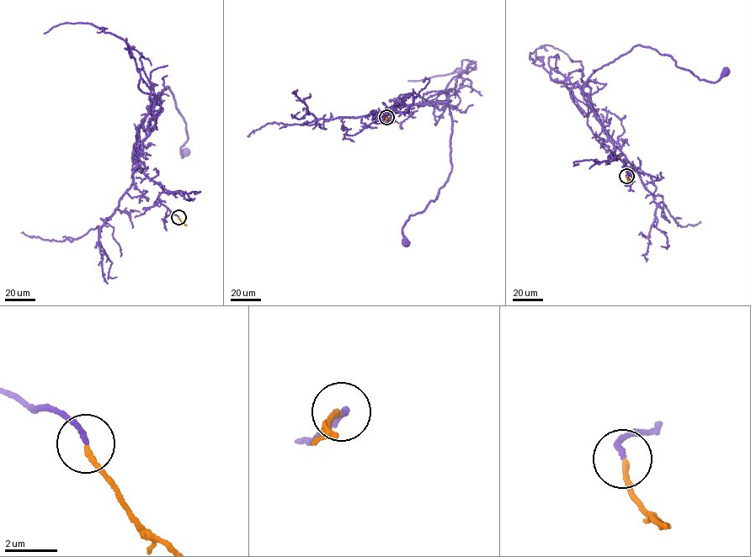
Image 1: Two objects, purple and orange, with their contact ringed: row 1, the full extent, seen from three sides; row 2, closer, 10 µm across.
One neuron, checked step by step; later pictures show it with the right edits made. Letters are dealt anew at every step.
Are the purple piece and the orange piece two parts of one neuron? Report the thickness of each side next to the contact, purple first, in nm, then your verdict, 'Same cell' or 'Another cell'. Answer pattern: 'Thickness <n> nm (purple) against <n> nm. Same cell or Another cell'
Thickness 170 nm (purple) against 170 nm. Same cell

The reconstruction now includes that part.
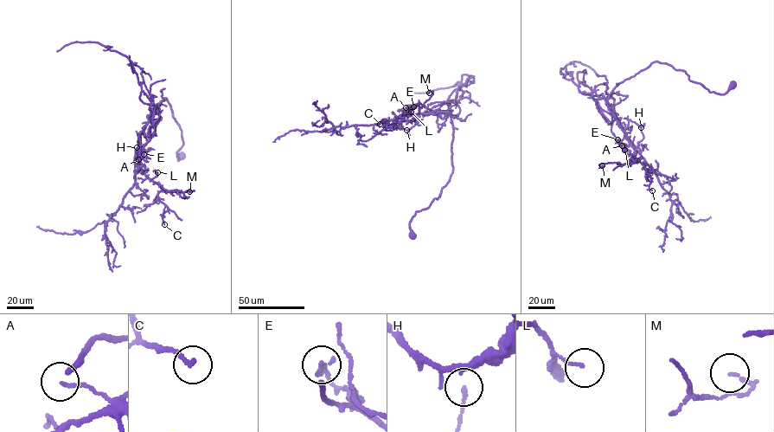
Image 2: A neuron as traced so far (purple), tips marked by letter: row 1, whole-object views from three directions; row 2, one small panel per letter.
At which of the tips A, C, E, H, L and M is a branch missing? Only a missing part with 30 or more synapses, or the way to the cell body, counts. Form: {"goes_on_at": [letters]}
{"goes_on_at": []}

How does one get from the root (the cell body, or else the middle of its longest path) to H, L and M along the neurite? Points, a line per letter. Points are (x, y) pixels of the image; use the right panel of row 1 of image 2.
H: (732, 84), (717, 93), (683, 70), (652, 62), (620, 82), (607, 100), (636, 147), (643, 138), (641, 127)
L: (732, 84), (717, 93), (683, 70), (652, 62), (609, 95), (609, 109), (636, 154), (624, 150)
M: (732, 84), (724, 93), (710, 92), (683, 70), (656, 61), (620, 82), (607, 106), (635, 157), (602, 165)

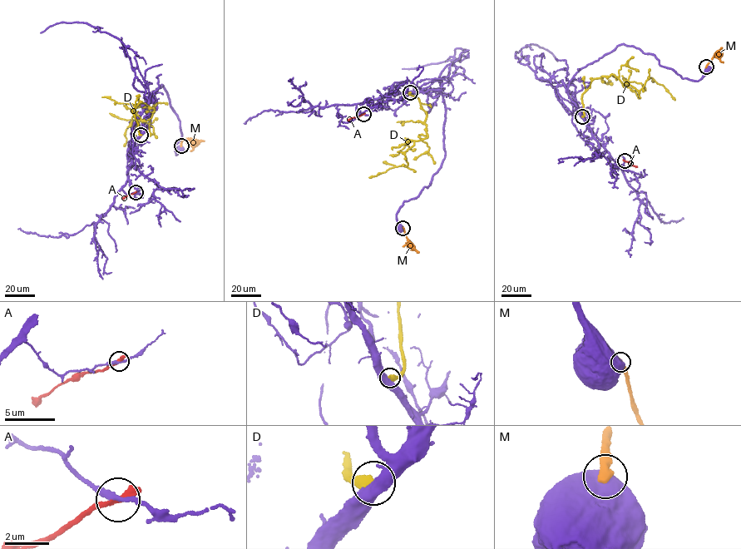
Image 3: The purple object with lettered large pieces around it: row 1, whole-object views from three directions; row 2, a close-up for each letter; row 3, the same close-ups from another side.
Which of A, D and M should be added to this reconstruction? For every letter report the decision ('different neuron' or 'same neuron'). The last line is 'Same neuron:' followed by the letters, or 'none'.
A: different neuron
D: different neuron
M: different neuron
Same neuron: none

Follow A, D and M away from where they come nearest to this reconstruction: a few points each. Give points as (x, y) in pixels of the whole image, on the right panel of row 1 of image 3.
A: (624, 160), (637, 166)
D: (582, 116), (581, 95), (591, 81), (603, 76), (613, 74), (639, 91), (651, 77), (675, 100)
M: (706, 66), (721, 47)

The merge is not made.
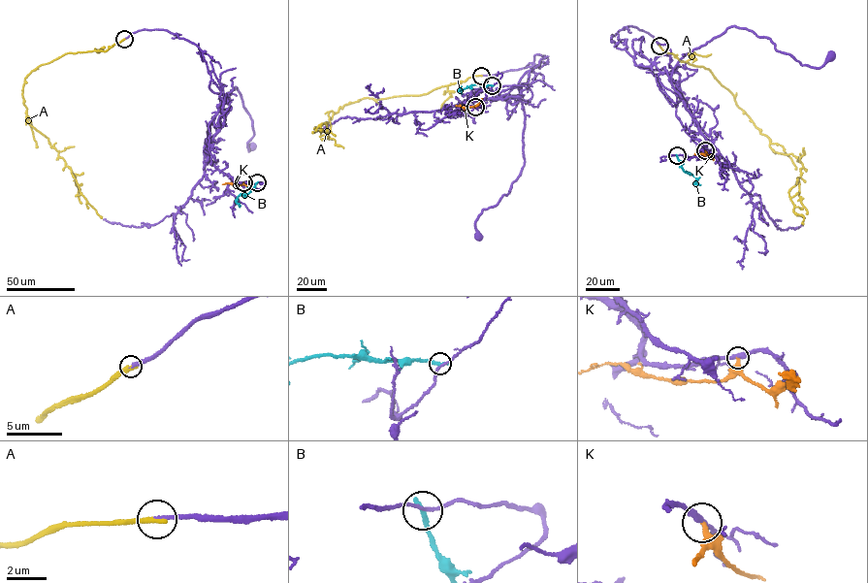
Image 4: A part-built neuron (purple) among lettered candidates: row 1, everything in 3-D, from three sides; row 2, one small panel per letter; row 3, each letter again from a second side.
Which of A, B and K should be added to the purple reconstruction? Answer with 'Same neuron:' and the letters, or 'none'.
Same neuron: A

